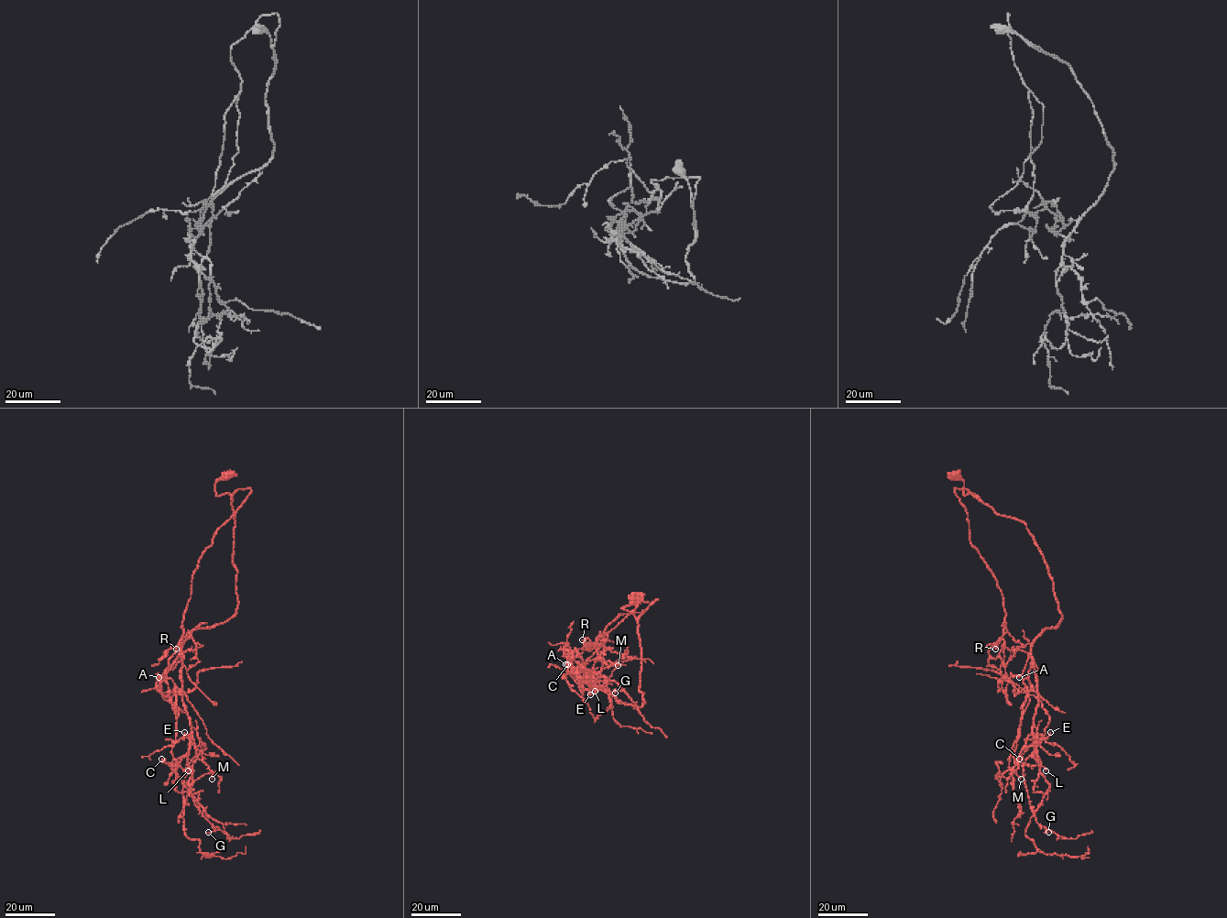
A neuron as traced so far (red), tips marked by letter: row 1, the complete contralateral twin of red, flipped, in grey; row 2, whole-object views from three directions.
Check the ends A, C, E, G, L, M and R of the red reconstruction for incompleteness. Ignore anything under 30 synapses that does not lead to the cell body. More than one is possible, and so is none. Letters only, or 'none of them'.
R

